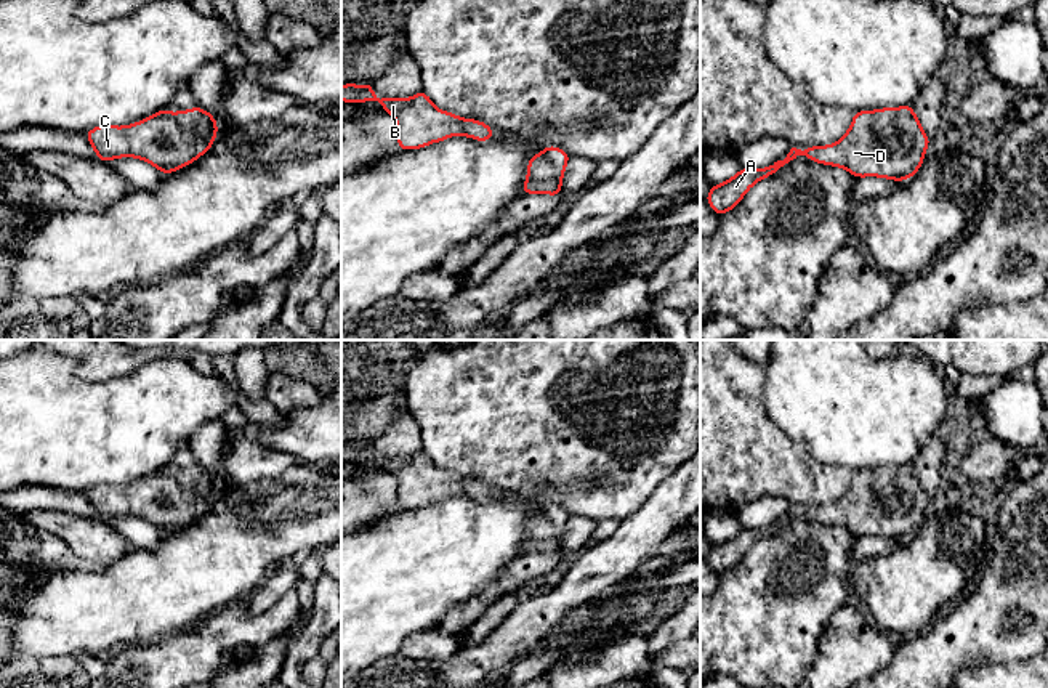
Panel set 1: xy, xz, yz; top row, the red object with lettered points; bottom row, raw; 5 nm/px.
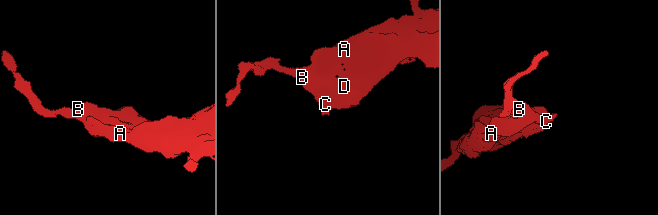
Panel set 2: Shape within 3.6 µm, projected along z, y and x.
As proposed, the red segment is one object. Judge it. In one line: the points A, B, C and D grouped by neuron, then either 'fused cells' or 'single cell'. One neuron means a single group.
groups A B C D; single cell

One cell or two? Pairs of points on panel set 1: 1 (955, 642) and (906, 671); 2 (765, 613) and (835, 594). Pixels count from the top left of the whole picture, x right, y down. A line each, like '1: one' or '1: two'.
1: one
2: one

